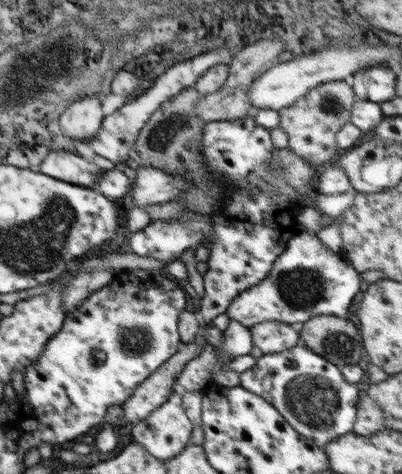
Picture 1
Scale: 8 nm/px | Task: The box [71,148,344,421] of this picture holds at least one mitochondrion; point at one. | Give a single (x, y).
(301, 287)

